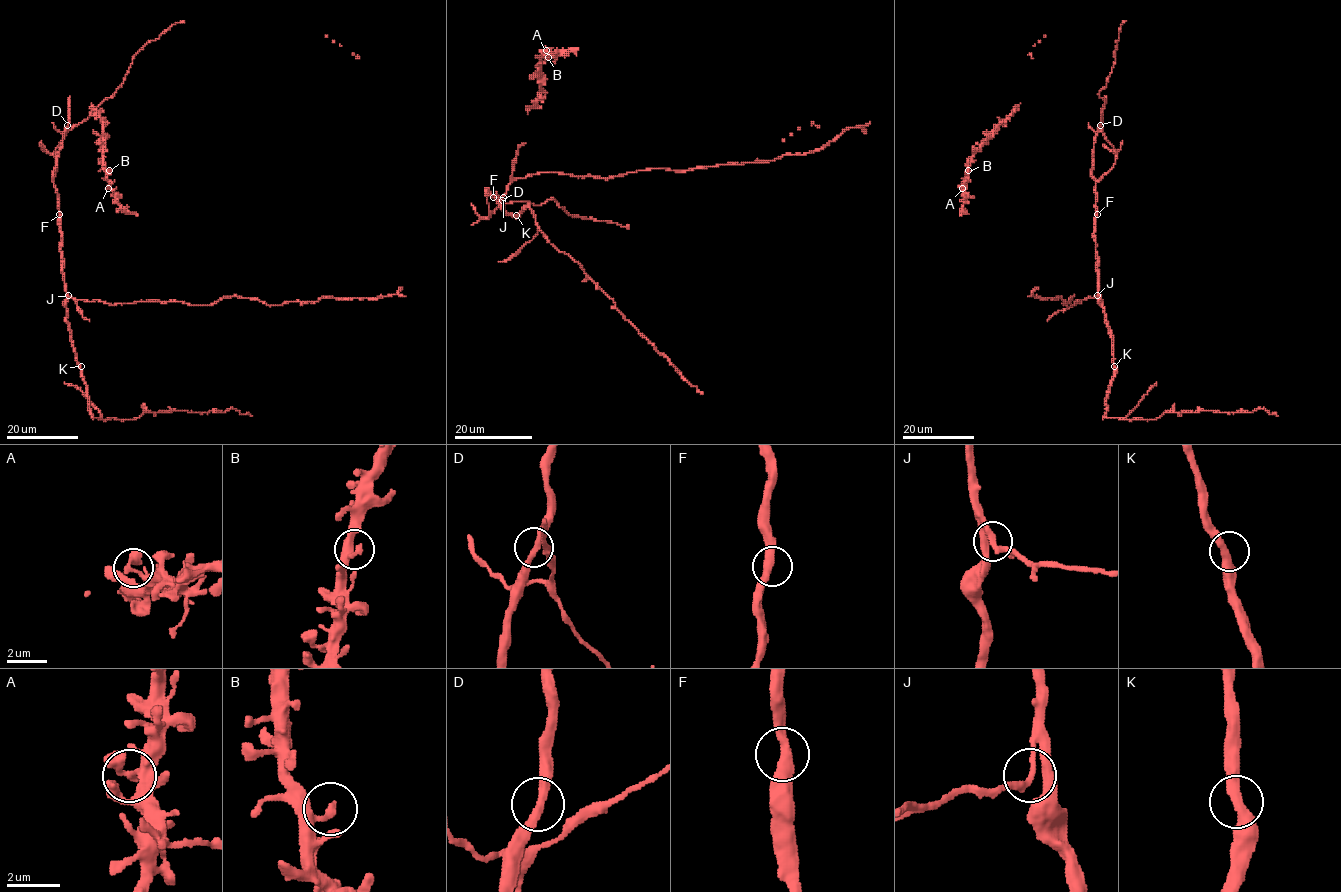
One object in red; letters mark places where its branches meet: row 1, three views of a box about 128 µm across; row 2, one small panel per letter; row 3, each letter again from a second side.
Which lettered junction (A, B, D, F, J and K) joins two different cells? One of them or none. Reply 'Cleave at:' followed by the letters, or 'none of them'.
Cleave at: none of them

